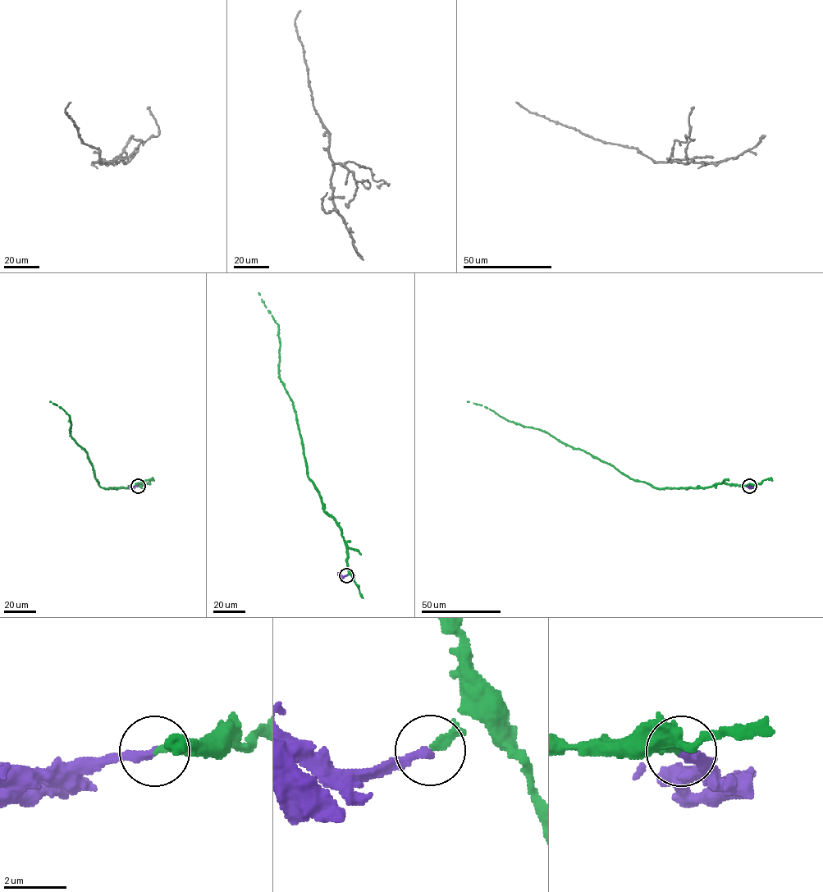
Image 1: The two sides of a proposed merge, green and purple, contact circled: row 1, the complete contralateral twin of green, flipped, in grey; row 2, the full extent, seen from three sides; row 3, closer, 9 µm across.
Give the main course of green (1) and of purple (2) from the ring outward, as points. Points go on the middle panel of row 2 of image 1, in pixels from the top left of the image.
1: (347, 575), (346, 543), (308, 477), (295, 411), (279, 377), (278, 325), (258, 292)
2: (347, 575), (341, 576), (337, 572)

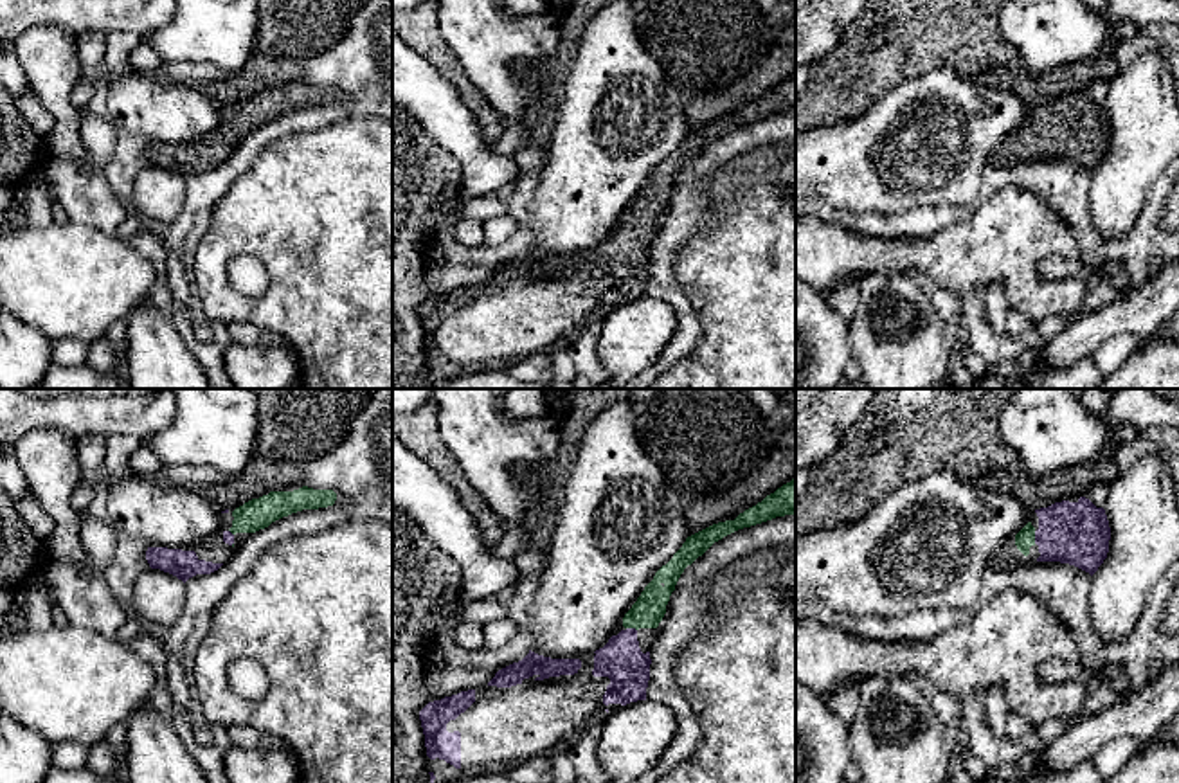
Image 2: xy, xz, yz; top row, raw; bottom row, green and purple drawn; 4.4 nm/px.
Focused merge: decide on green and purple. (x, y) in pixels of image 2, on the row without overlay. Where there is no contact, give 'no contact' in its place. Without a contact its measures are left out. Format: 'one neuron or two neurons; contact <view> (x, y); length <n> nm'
one neuron; contact yz (1034, 134); length 60 nm

